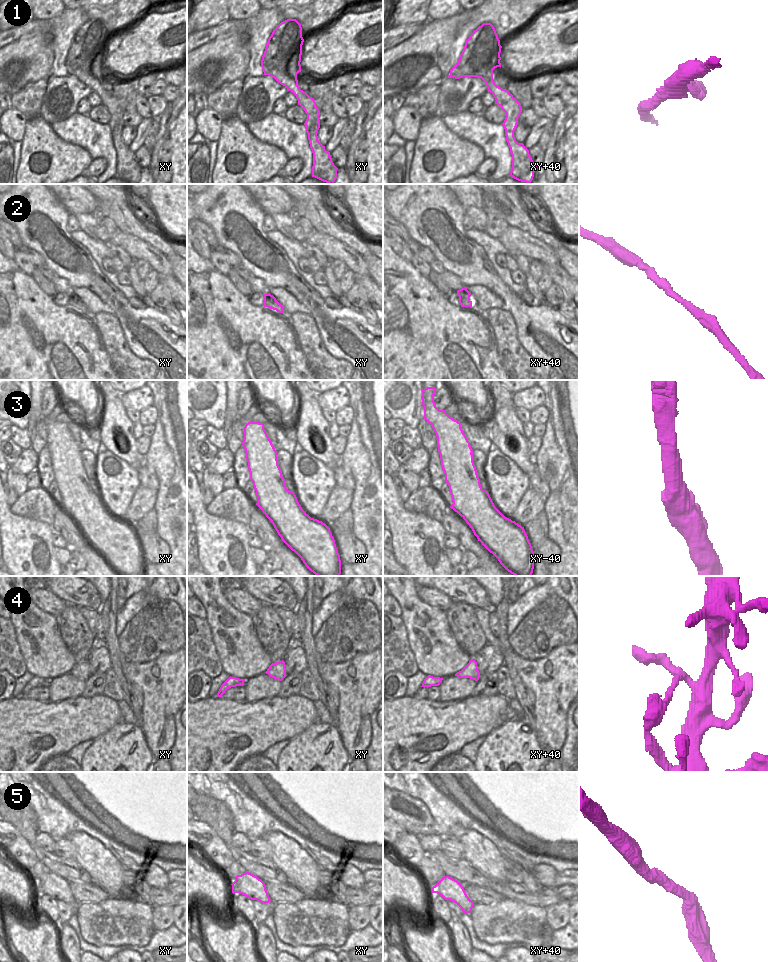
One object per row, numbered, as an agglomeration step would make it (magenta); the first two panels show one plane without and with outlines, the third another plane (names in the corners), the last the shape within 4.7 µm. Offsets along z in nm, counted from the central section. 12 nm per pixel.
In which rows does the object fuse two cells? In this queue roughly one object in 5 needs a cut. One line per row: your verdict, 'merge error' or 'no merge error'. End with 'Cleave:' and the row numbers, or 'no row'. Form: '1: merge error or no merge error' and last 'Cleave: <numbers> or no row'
1: no merge error
2: no merge error
3: merge error
4: no merge error
5: no merge error
Cleave: 3

